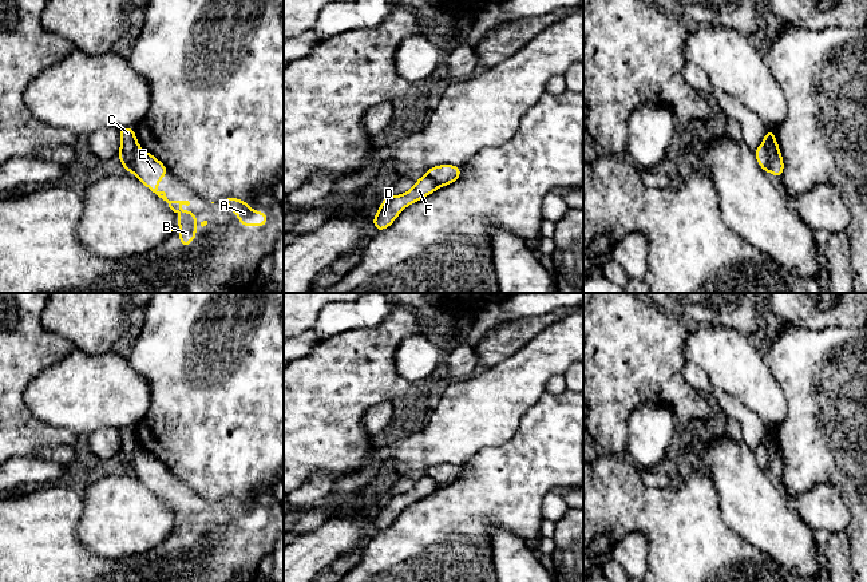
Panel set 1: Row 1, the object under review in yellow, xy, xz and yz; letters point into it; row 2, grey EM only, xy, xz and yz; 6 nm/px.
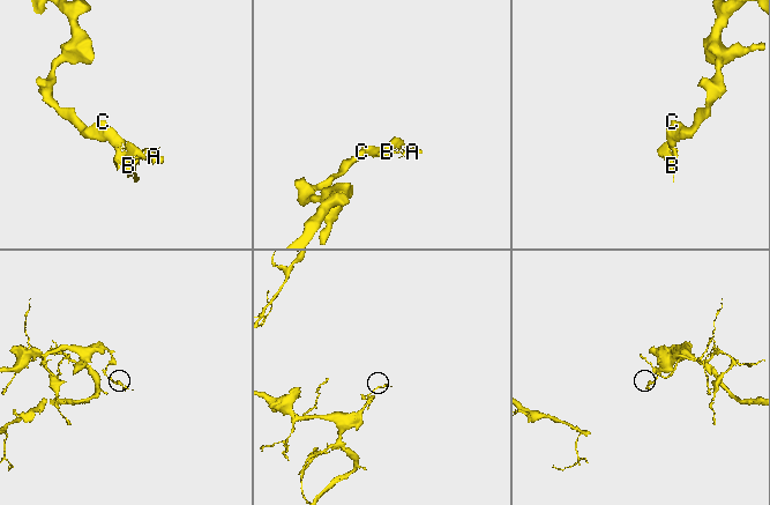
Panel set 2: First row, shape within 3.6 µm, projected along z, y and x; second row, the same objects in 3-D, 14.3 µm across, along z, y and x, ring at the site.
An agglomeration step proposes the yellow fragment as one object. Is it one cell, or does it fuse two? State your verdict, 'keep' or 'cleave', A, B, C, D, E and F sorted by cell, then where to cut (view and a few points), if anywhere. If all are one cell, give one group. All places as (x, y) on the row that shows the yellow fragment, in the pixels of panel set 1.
cleave; A B E / C D F; cut in xy along (138, 145), (134, 151), (131, 171)

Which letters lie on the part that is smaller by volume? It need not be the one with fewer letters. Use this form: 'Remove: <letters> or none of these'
Remove: A, B, E

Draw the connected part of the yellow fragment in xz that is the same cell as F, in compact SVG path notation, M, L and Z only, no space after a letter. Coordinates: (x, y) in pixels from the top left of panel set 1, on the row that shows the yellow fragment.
M424 174L420 177L411 190L400 195L385 194L384 202L379 206L372 225L376 227L377 233L388 229L399 214L409 205L428 197L439 189L436 181Z

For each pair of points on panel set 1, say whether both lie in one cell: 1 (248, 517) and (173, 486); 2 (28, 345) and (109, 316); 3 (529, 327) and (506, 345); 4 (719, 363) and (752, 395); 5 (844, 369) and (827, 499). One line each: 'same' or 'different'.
1: same
2: different
3: same
4: same
5: different

